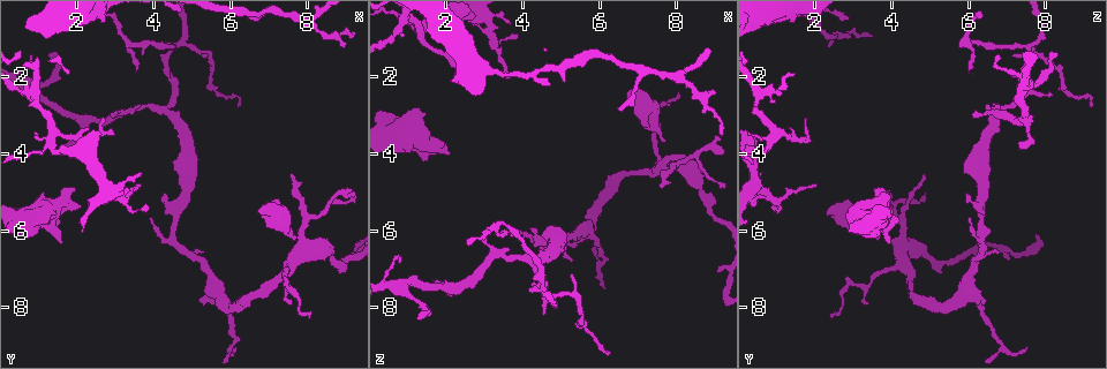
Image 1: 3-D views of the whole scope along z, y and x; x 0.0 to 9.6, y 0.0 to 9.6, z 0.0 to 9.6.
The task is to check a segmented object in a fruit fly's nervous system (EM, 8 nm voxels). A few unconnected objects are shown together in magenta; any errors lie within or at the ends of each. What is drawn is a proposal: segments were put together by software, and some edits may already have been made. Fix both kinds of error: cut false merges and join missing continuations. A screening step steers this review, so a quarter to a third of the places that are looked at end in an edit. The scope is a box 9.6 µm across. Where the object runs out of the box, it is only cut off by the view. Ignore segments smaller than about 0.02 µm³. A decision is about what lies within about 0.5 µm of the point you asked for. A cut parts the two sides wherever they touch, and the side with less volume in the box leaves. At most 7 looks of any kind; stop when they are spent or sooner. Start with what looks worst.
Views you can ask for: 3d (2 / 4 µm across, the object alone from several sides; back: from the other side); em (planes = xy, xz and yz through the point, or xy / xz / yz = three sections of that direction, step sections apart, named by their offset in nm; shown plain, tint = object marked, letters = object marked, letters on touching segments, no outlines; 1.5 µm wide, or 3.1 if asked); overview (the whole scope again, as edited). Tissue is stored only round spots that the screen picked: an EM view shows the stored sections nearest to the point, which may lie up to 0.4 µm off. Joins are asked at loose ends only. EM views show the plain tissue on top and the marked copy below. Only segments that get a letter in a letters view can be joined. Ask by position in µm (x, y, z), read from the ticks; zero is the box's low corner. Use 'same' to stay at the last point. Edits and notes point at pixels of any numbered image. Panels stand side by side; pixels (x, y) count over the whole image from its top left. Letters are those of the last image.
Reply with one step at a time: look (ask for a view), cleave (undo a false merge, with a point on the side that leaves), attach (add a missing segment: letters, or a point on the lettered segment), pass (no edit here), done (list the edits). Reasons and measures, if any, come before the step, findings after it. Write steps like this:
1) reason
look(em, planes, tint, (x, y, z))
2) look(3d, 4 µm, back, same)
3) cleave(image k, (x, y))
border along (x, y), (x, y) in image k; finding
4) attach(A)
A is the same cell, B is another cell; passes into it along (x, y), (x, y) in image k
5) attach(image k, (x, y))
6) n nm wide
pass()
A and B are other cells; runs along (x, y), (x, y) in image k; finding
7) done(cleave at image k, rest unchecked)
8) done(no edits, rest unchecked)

an open end
look(em, planes, letters, (2.00, 4.90, 3.75))

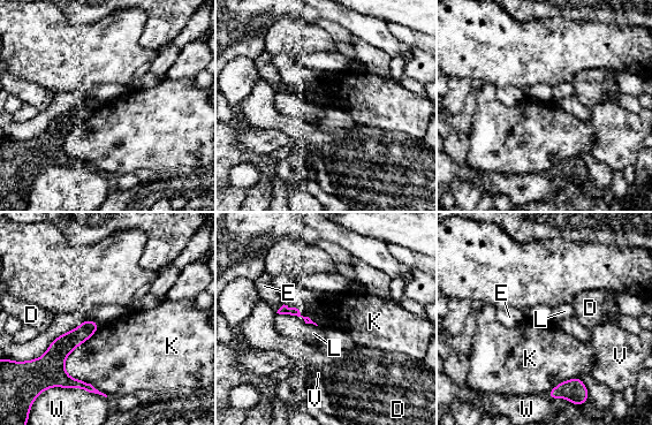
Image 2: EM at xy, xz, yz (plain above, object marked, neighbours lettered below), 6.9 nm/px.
pass()
D, E, K, L, V and W are other cells; none of them fits

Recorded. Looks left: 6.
branch stops here
look(3d, 4 µm, (3.90, 5.70, 6.00))

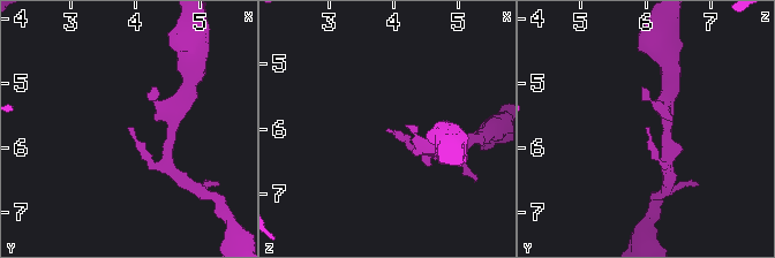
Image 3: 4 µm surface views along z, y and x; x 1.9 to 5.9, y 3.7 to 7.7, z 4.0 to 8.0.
look(em, xy, step 4, tint, (3.90, 5.65, 6.05))

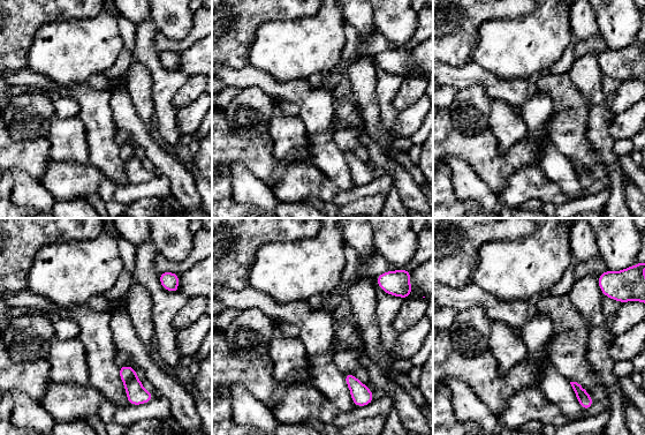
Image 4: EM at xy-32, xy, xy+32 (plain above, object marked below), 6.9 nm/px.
look(em, planes, letters, same)

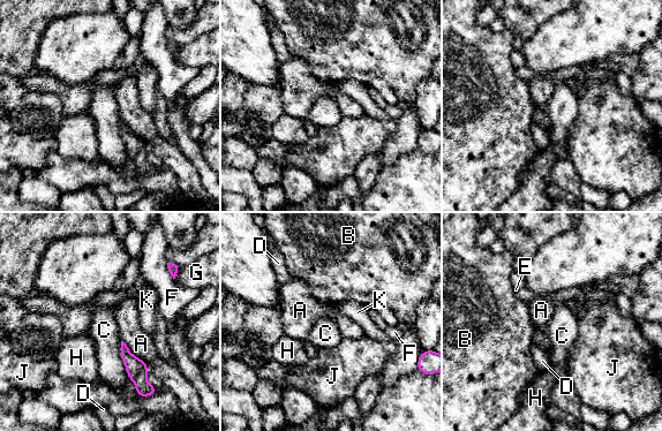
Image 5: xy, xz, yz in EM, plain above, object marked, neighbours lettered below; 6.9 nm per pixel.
pass()
A, B, C, D, E, F, G, H, J and K are other cells; border along (121, 340), (120, 357), (128, 377) in image 5; no lettered segment goes on from it

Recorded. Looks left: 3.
thin end
look(em, xy, step 8, letters, (1.70, 3.80, 7.40))

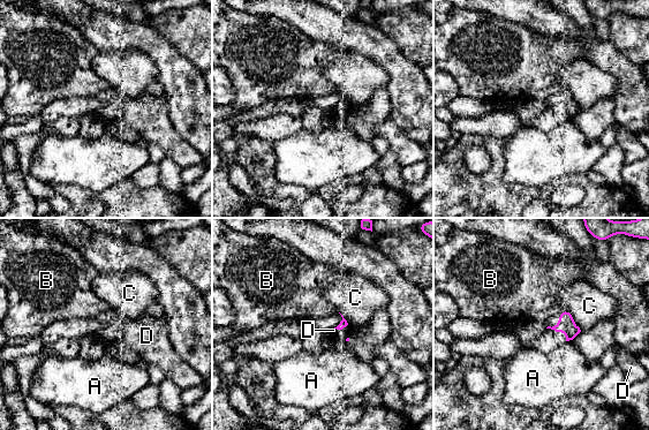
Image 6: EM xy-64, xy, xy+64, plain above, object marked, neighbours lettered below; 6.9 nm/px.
pass()
A, B, C and D are other cells; border along (566, 309), (556, 315) in image 6; no lettered segment goes on from it

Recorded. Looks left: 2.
done(no edits, rest unchecked)

